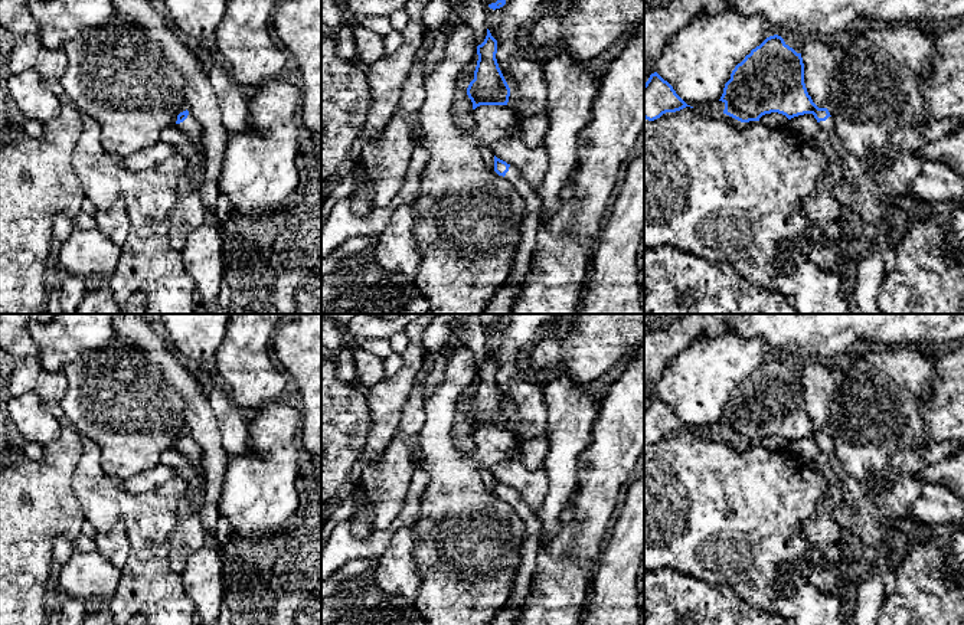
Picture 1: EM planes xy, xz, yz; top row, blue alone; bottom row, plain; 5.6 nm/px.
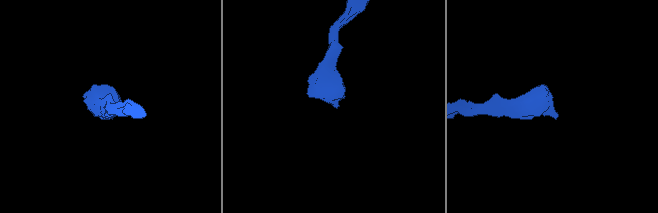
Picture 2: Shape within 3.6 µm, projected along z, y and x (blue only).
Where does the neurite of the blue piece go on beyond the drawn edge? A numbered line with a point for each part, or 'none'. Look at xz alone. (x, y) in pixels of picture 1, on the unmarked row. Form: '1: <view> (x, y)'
1: xz (532, 523)

